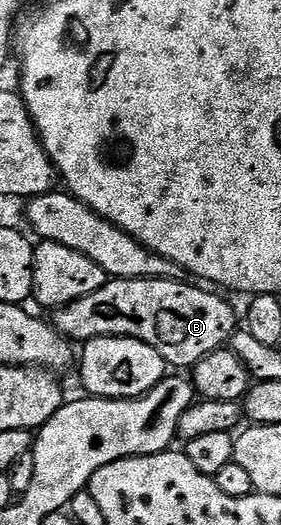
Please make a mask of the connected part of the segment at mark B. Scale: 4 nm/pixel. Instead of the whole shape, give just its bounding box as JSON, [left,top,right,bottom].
[53,279,237,369]

